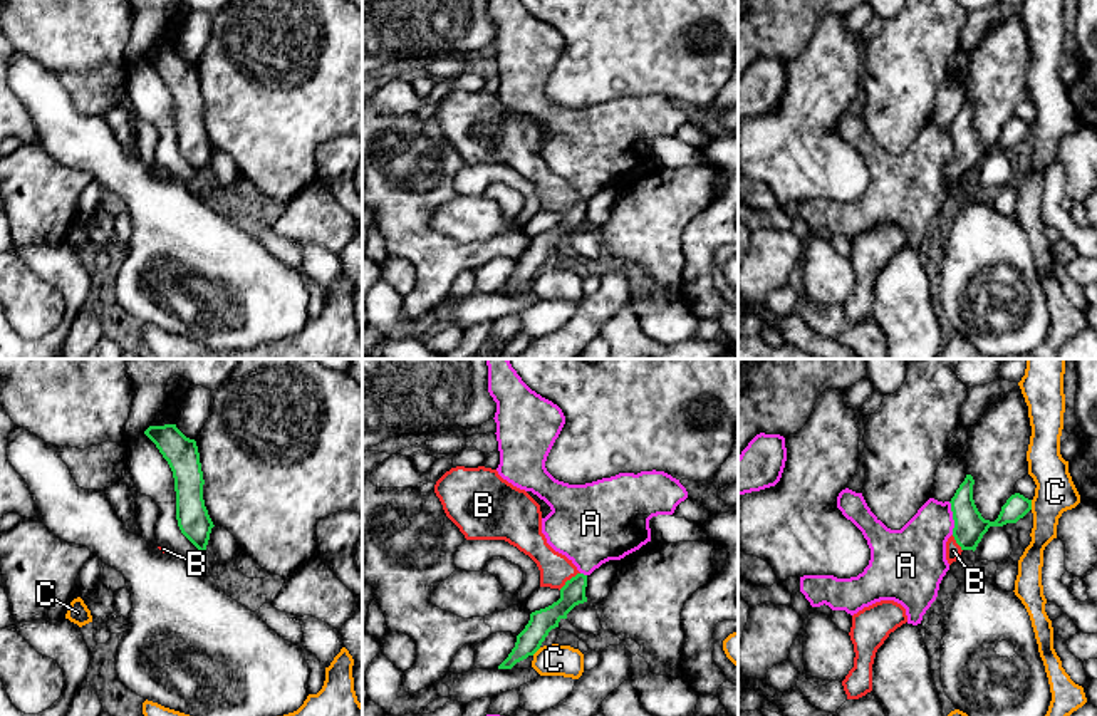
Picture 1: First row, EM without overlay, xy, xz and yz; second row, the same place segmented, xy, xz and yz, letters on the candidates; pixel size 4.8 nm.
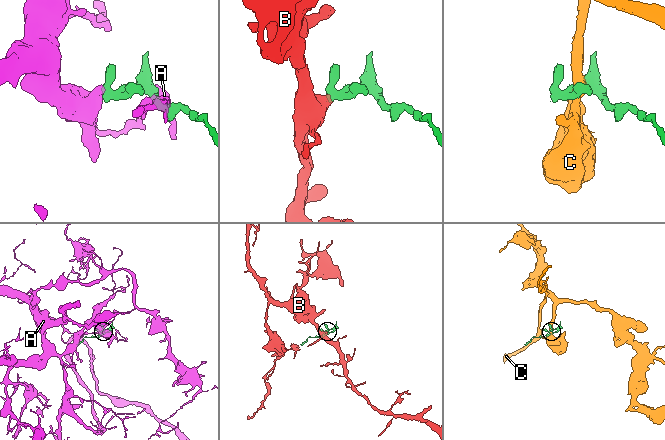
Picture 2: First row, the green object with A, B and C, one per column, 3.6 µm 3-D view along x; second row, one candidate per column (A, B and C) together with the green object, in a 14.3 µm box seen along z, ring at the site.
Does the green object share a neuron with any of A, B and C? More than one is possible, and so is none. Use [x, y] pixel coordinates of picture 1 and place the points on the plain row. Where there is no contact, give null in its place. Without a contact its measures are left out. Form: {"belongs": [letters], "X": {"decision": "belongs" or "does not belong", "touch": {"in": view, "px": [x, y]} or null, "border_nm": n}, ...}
{"belongs": ["B"], "A": {"decision": "does not belong", "touch": {"in": "yz", "px": [953, 143]}, "border_nm": 160}, "B": {"decision": "belongs", "touch": {"in": "xz", "px": [571, 203]}, "border_nm": 130}, "C": {"decision": "does not belong", "touch": {"in": "yz", "px": [1030, 129]}, "border_nm": 50}}

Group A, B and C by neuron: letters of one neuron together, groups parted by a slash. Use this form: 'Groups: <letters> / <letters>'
Groups: A / B / C

